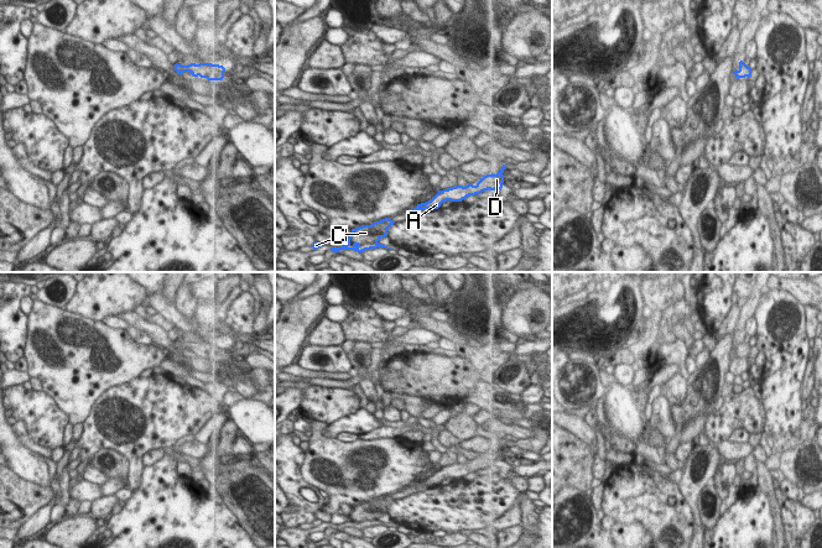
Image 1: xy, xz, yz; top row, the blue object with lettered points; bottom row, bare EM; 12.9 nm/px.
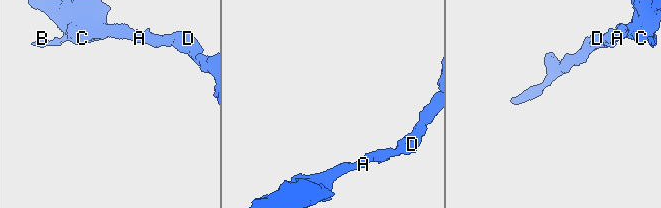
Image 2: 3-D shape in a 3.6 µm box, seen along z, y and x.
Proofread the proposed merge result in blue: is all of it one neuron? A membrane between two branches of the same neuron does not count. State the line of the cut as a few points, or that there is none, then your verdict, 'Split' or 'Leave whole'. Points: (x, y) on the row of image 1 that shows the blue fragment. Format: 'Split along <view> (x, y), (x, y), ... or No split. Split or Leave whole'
No split. Leave whole

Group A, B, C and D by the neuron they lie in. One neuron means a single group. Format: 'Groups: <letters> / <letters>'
Groups: A B C D

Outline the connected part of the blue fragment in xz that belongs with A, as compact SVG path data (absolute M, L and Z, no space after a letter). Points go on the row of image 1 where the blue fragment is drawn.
M503 165L501 169L496 174L487 174L480 181L473 186L468 184L465 187L463 186L456 186L448 189L438 191L438 193L428 202L417 204L416 208L409 209L406 212L410 212L411 214L417 214L422 209L438 209L443 202L451 200L451 202L462 202L469 195L480 194L484 191L495 191L503 188L504 183L504 169L505 165Z

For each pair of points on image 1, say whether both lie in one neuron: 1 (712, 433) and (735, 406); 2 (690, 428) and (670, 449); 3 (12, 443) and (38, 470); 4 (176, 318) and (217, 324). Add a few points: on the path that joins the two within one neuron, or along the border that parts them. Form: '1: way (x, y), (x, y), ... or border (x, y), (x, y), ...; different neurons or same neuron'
1: way (718, 427), (732, 412); same neuron
2: way (685, 433), (674, 444); same neuron
3: way (17, 450), (31, 464); same neuron
4: way (186, 325), (207, 325); same neuron

